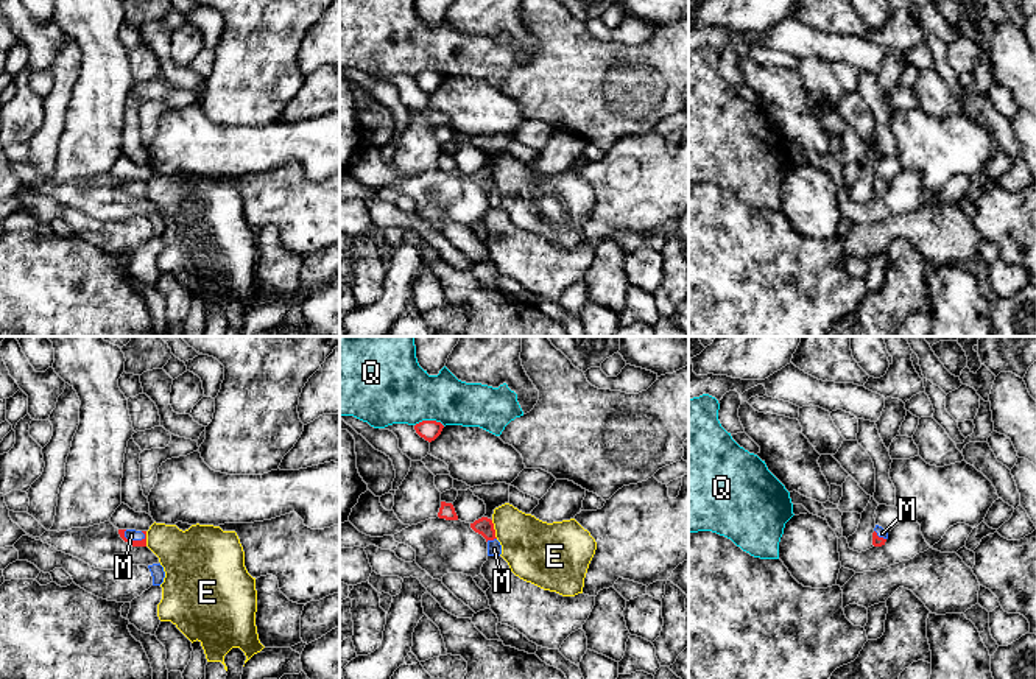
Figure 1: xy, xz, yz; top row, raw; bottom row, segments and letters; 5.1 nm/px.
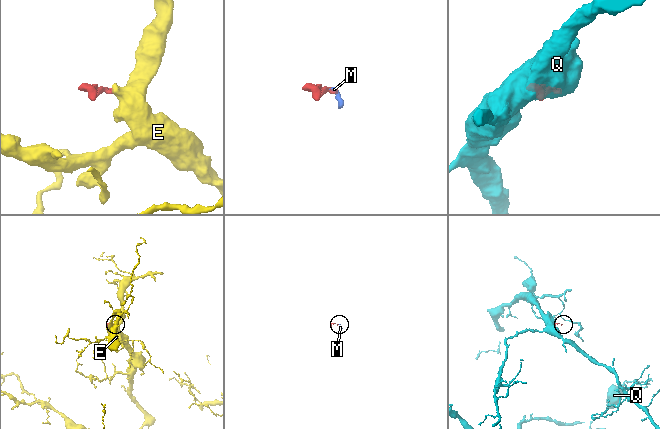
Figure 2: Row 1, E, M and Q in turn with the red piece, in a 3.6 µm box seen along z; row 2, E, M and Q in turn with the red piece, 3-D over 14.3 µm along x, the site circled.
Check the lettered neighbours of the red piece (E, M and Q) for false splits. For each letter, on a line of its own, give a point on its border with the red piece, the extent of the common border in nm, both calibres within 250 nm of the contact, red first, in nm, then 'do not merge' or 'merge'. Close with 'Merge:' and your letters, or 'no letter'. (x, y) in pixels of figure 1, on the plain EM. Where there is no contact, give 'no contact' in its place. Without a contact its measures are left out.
E: xz (494, 181) | 100 nm | 90/320 nm | do not merge
M: xy (133, 192) | 120 nm | 40/60 nm | merge
Q: xz (430, 72) | 160 nm | 100/360 nm | do not merge
Merge: M

